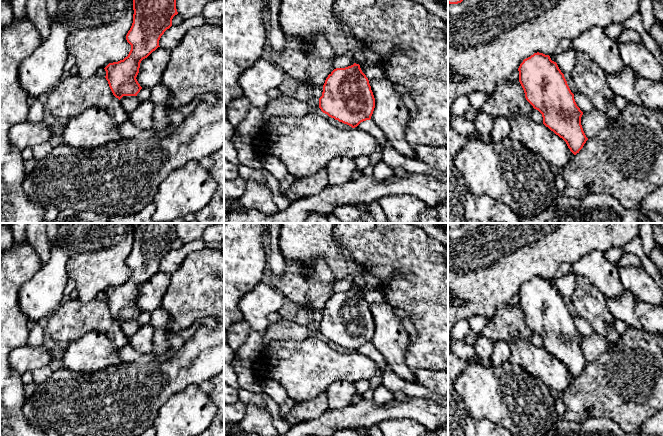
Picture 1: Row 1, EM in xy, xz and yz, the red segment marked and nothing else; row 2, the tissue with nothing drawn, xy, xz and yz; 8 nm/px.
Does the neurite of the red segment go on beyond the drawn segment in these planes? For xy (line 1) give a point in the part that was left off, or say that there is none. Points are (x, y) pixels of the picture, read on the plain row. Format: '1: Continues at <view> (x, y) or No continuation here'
1: No continuation here

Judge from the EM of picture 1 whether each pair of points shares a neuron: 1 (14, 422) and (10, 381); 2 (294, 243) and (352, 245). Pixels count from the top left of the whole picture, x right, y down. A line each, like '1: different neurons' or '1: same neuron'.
1: same neuron
2: different neurons

